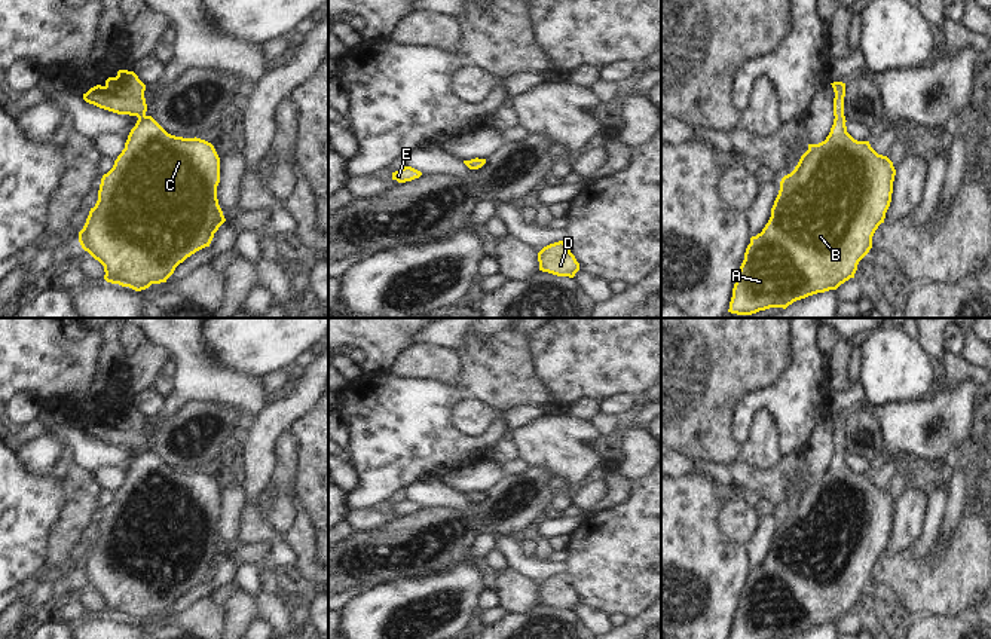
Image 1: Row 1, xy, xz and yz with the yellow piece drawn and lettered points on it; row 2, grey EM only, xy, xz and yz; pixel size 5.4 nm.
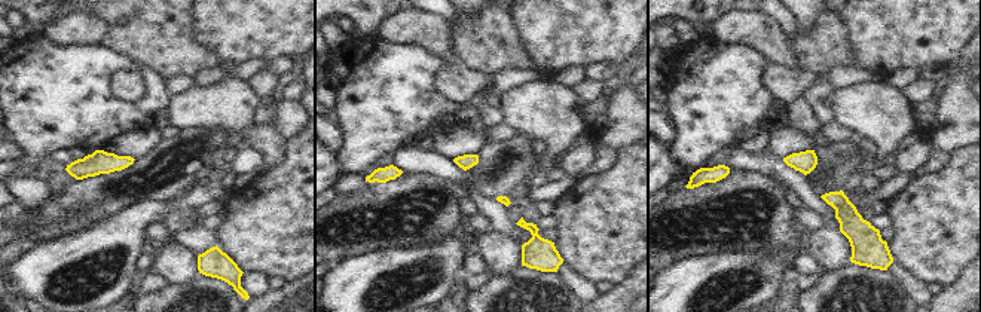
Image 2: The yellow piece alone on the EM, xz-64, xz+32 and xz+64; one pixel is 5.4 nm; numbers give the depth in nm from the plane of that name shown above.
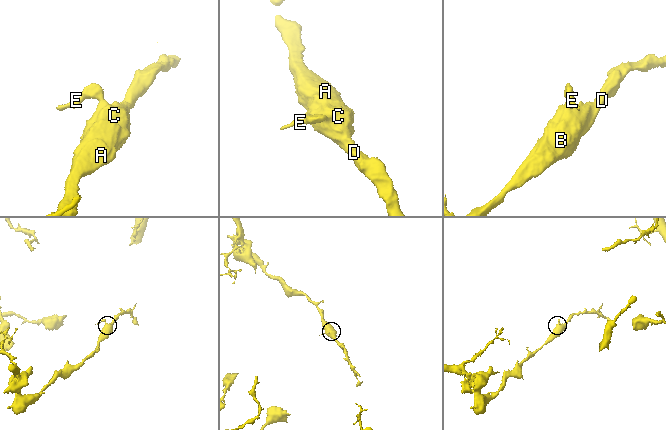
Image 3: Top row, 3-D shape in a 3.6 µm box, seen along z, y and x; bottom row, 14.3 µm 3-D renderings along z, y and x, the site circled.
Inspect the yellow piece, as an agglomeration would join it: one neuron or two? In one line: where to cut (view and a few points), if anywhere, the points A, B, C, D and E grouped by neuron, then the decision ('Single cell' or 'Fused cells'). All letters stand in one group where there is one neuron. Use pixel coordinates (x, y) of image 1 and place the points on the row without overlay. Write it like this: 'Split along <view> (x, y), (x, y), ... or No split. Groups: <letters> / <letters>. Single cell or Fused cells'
No split. Groups: A B C D E. Single cell.

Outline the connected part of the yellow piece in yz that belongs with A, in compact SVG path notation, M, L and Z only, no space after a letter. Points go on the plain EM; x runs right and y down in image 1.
M845 416L831 418L835 425L831 465L825 474L808 477L795 502L782 511L768 556L746 581L730 639L789 639L836 623L854 611L859 594L872 581L875 563L884 556L896 502L869 474L857 474L847 465Z

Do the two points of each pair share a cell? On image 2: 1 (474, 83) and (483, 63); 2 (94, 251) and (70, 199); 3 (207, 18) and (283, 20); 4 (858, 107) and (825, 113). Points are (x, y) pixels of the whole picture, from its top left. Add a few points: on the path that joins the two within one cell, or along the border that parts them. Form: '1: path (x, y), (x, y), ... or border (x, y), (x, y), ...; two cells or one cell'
1: border (458, 66), (464, 72), (476, 72), (488, 78); two cells
2: border (115, 214), (92, 228), (82, 228), (51, 239); two cells
3: path (226, 18), (263, 18); one cell
4: border (834, 91), (830, 100), (833, 119); two cells

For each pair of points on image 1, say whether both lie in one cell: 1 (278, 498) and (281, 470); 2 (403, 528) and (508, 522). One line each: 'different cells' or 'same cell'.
1: different cells
2: same cell

